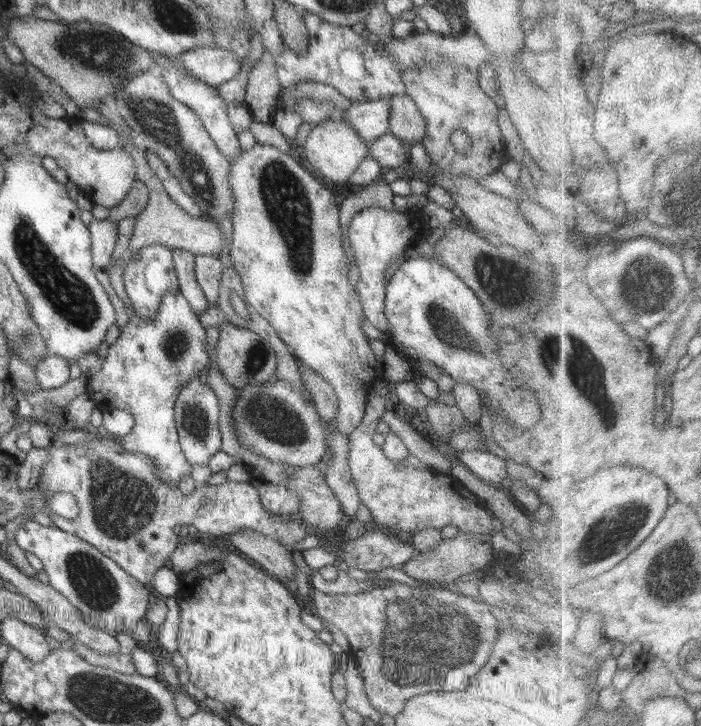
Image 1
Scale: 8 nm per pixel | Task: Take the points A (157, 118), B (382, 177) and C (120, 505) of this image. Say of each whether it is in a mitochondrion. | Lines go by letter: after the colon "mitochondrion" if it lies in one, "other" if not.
A: mitochondrion
B: other
C: mitochondrion

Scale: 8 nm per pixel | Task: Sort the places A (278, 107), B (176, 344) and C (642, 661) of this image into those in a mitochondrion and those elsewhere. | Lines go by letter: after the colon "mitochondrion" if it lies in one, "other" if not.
A: other
B: mitochondrion
C: other

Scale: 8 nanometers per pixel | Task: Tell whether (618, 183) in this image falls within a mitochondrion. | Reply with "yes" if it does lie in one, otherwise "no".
no

